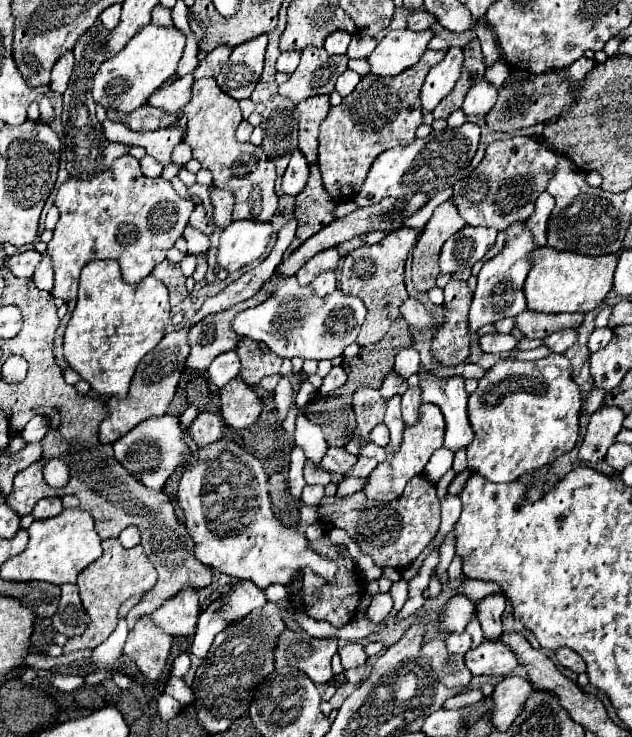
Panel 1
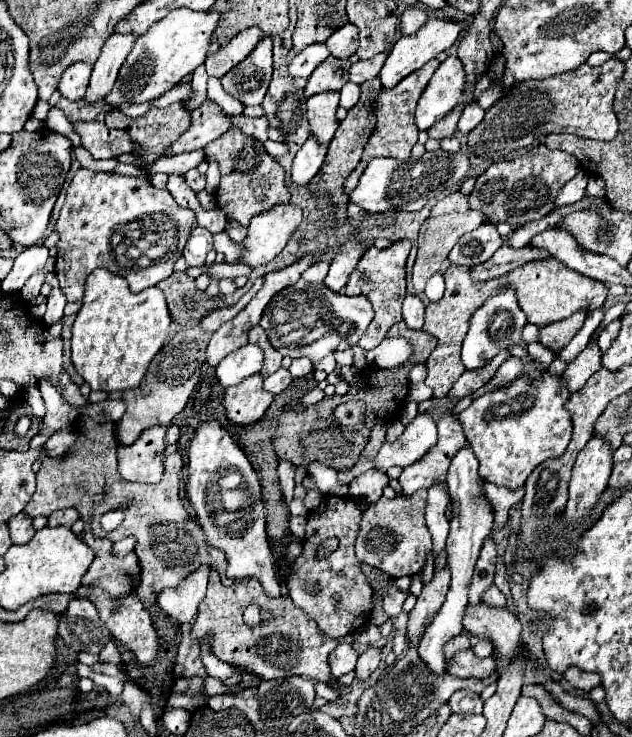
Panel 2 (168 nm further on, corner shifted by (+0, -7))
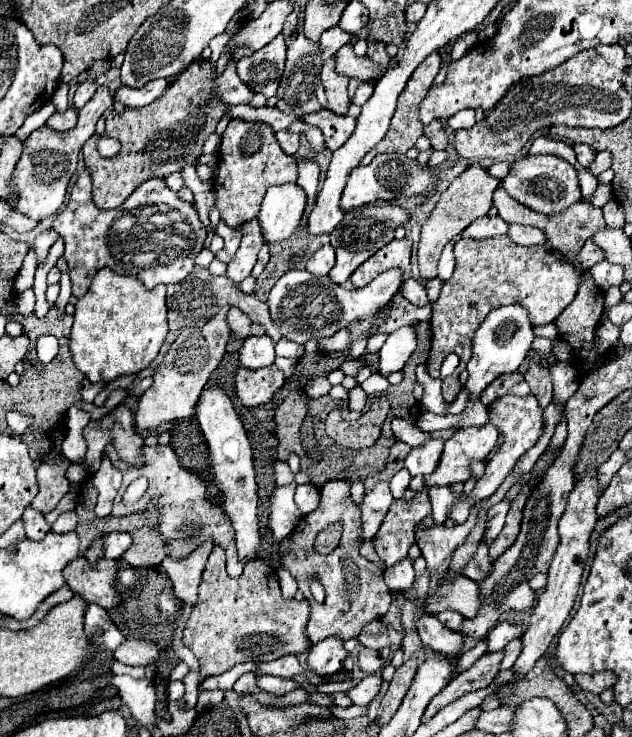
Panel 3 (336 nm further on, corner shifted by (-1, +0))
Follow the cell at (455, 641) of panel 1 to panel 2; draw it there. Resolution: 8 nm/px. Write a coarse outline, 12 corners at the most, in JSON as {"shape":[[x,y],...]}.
{"shape":[[488,639],[474,645],[474,653],[480,659],[494,655],[494,645]]}

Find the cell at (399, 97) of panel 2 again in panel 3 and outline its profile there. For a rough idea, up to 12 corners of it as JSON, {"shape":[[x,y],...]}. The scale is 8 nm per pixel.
{"shape":[[433,52],[411,74],[391,126],[373,150],[405,154],[423,134],[417,110],[433,84],[441,54]]}

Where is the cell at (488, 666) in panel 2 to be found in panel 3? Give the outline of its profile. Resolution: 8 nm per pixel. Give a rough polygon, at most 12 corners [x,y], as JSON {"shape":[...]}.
{"shape":[[433,614],[417,620],[423,646],[449,658],[465,650],[463,634],[445,628]]}

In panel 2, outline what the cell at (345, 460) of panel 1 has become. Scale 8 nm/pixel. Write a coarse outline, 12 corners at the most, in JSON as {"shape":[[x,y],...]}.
{"shape":[[368,471],[350,483],[360,513],[382,497],[388,477]]}

